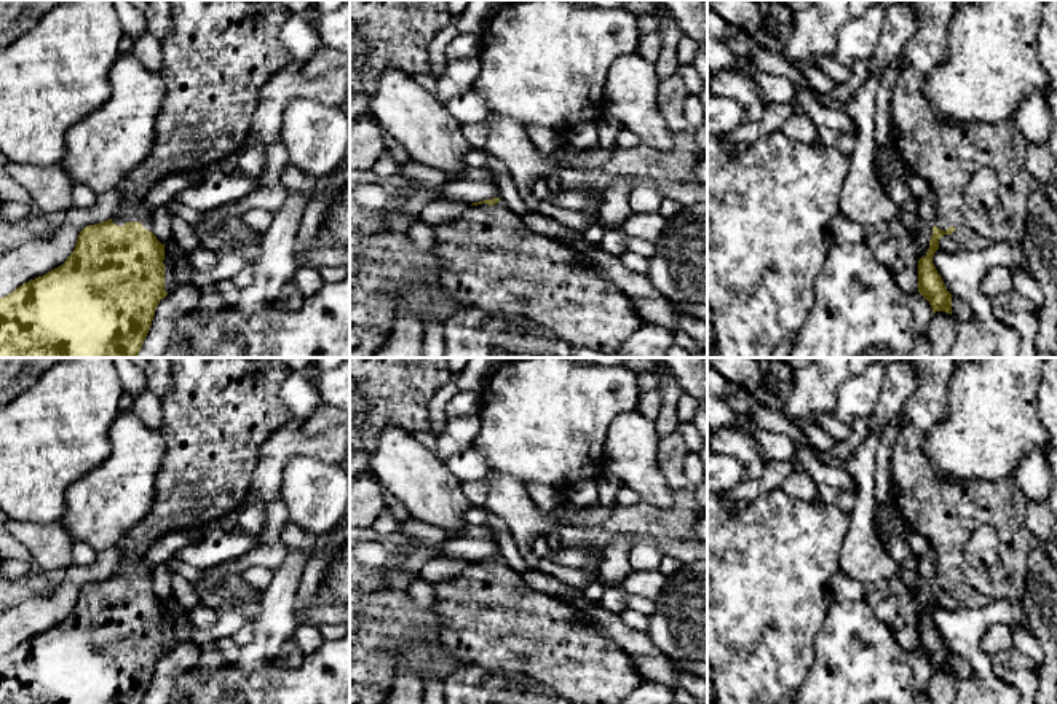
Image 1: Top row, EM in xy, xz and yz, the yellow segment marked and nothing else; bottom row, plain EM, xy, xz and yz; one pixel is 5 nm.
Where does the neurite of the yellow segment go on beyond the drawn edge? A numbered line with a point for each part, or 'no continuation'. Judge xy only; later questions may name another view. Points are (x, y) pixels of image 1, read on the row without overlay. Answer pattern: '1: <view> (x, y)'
1: xy (219, 411)

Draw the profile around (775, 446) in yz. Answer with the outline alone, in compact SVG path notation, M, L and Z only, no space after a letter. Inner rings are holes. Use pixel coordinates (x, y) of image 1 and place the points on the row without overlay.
M757 428L755 439L762 455L768 460L792 460L795 457L797 444L784 433Z

